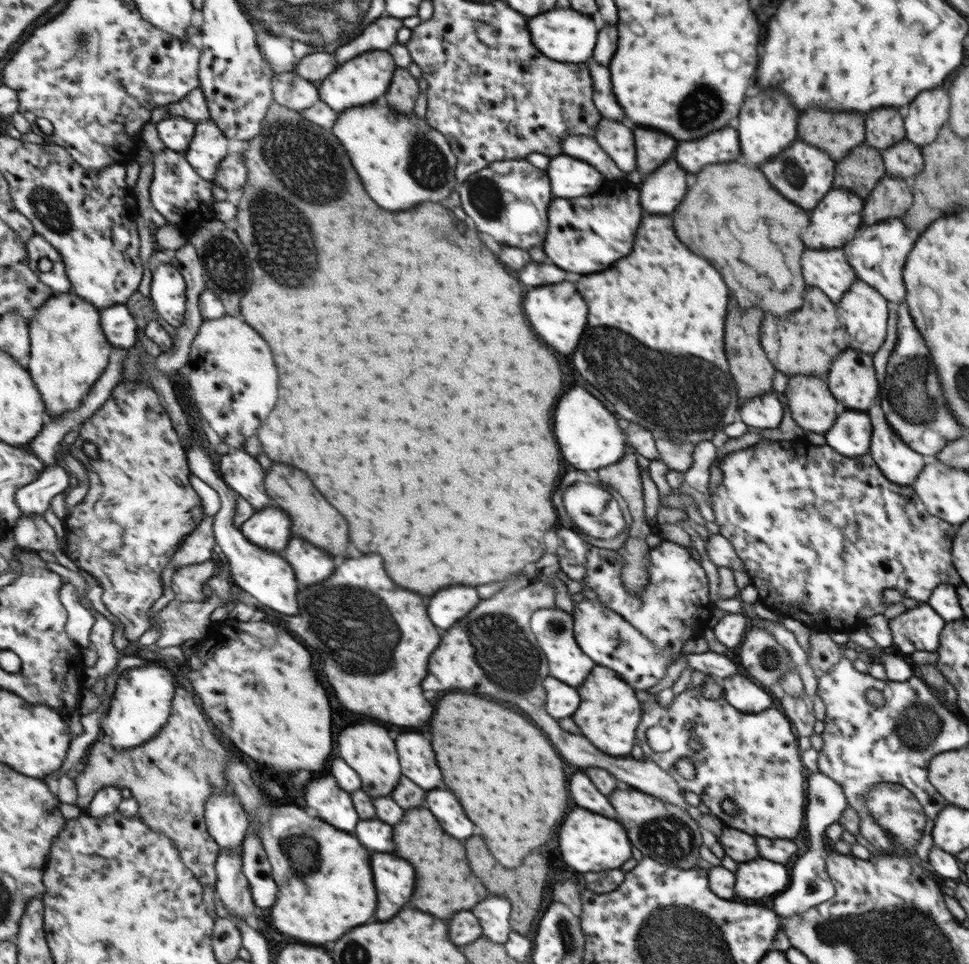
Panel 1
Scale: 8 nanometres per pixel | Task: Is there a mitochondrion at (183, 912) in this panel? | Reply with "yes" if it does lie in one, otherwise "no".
no

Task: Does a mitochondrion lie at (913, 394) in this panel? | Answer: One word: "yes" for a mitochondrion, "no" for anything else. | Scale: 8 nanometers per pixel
yes

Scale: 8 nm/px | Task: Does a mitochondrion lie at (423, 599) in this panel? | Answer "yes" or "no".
no

